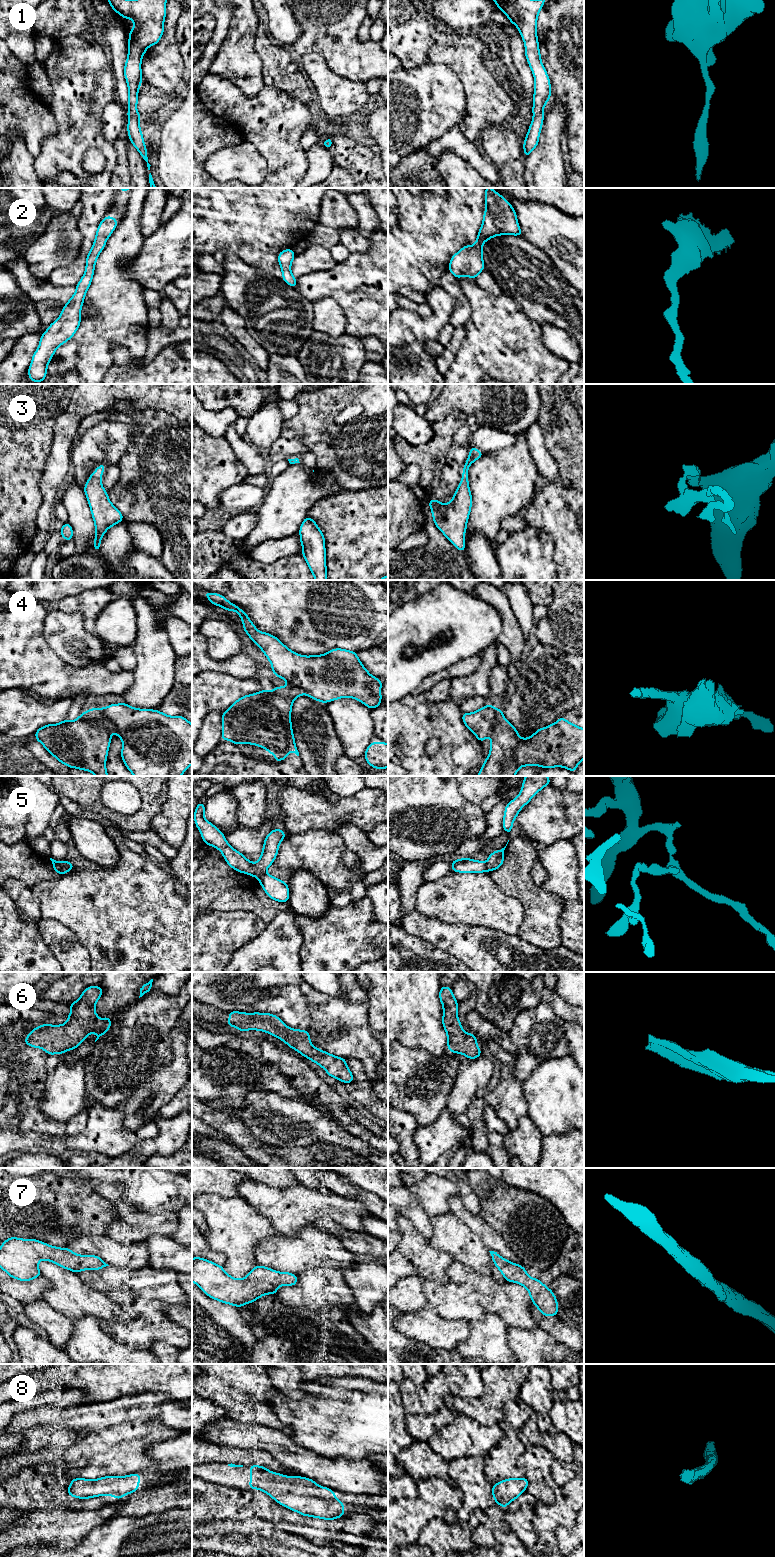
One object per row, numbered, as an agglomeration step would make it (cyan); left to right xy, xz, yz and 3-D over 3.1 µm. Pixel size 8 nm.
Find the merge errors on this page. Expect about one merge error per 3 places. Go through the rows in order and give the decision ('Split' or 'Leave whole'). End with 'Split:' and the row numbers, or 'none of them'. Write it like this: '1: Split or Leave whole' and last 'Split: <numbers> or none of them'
1: Leave whole
2: Leave whole
3: Leave whole
4: Split
5: Split
6: Leave whole
7: Split
8: Leave whole
Split: 4, 5, 7

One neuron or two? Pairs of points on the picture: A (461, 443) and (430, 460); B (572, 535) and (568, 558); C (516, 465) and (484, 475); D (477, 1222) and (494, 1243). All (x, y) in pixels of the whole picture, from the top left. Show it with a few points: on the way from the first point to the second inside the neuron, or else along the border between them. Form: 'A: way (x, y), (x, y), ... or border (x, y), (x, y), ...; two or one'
A: border (459, 429), (452, 438), (444, 466), (437, 471); two
B: way (572, 541), (572, 552); one
C: way (508, 473), (506, 475), (492, 475); one
D: way (480, 1227), (490, 1238); one

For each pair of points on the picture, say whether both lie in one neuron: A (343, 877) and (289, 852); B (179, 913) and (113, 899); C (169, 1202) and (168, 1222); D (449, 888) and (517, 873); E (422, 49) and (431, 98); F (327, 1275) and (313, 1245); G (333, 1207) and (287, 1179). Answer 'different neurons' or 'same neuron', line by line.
A: same neuron
B: same neuron
C: different neurons
D: different neurons
E: different neurons
F: different neurons
G: different neurons

